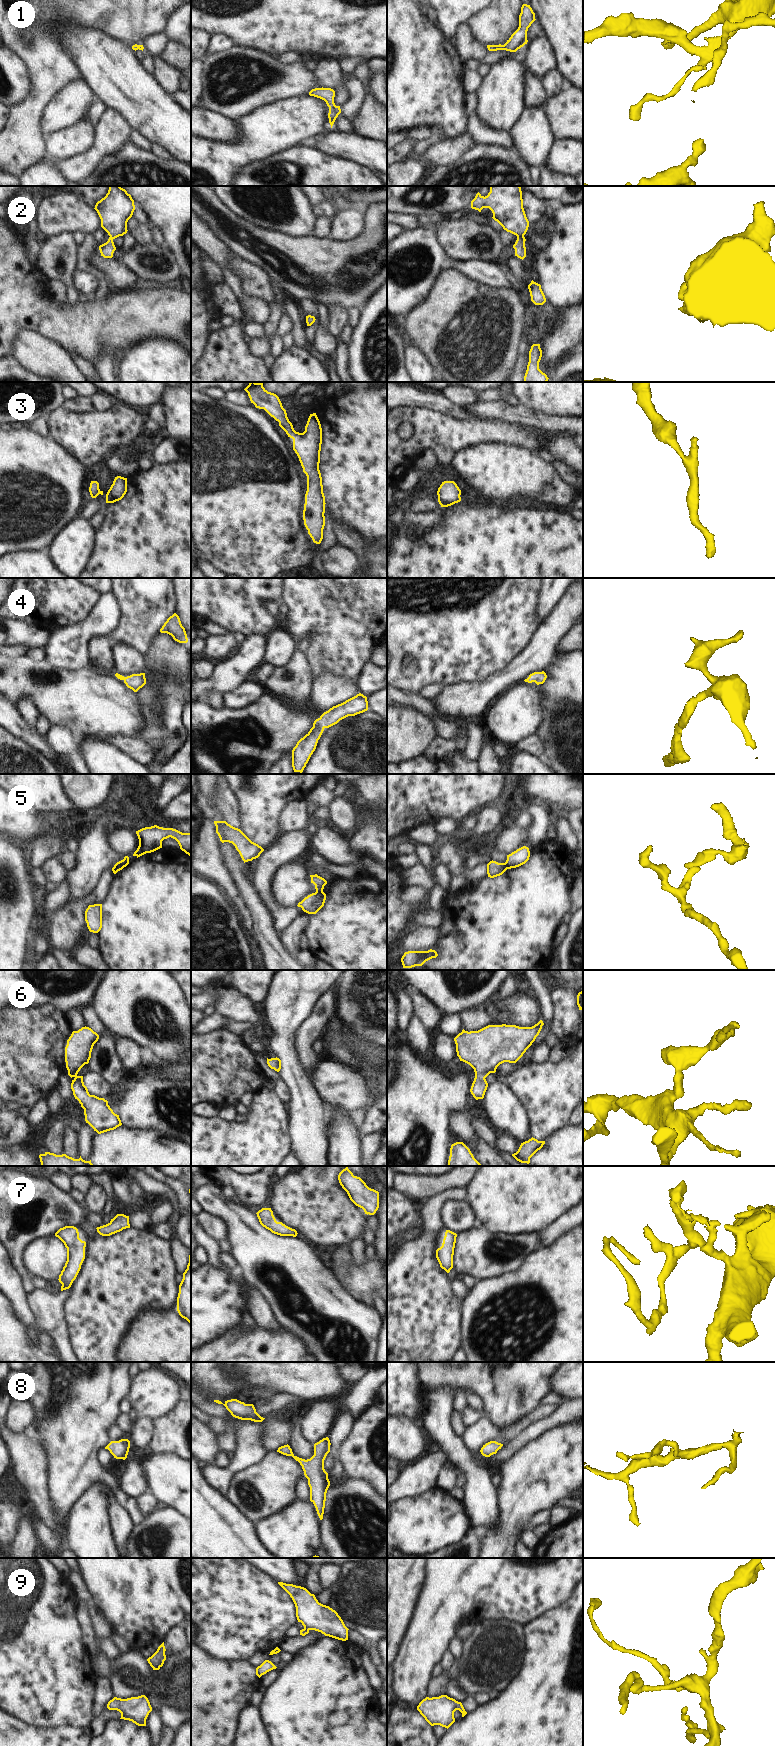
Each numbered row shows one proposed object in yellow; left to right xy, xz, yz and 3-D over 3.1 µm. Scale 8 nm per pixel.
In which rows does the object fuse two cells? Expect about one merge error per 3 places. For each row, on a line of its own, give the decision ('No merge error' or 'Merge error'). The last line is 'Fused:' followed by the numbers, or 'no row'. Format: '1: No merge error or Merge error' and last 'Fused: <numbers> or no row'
1: No merge error
2: No merge error
3: No merge error
4: No merge error
5: Merge error
6: No merge error
7: No merge error
8: No merge error
9: No merge error
Fused: 5.

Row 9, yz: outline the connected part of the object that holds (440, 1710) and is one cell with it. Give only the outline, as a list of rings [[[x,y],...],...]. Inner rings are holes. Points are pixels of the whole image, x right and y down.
[[[447,1695],[426,1697],[419,1703],[417,1710],[431,1726],[440,1725],[447,1729],[455,1722],[456,1710],[462,1713],[462,1717],[467,1714],[461,1702]]]

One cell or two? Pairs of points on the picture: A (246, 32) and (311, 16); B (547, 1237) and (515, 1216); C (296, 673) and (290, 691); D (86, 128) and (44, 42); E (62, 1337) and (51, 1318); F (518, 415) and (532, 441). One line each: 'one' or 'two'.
A: one
B: two
C: one
D: two
E: one
F: two

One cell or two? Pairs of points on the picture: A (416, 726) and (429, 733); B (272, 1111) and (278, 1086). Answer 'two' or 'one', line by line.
A: one
B: two

